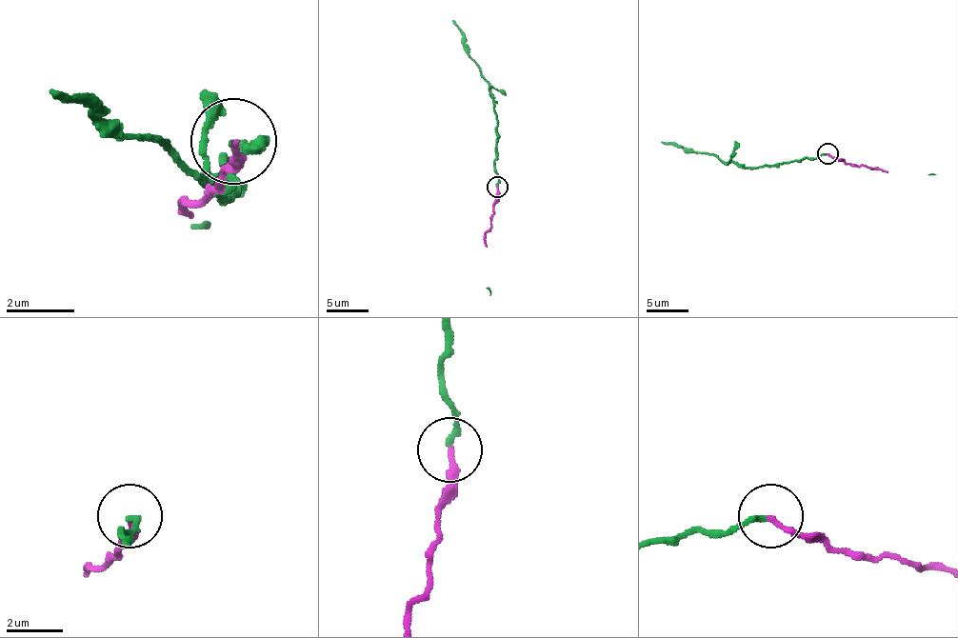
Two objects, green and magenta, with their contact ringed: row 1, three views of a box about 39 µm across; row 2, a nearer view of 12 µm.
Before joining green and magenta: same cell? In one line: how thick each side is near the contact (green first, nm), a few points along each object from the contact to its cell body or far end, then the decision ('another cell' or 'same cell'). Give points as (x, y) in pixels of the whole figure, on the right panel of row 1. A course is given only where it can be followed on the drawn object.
190/190 nm | green via (828, 154), (742, 167), (708, 154), (687, 151), (662, 141) | magenta via (828, 154), (859, 167), (888, 172) | same cell

